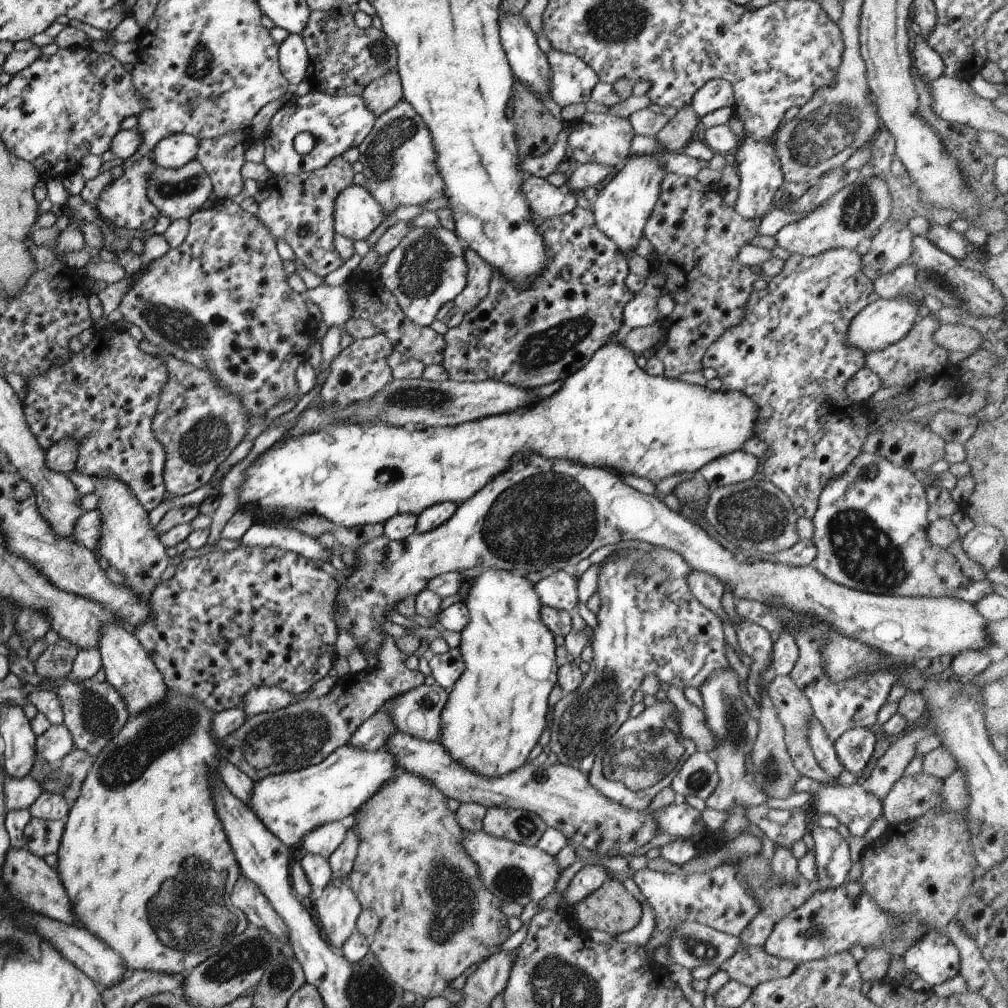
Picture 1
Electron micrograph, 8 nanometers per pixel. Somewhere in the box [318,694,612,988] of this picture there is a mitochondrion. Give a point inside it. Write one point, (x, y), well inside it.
(455, 902)

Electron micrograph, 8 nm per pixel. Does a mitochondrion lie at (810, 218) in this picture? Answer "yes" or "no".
no

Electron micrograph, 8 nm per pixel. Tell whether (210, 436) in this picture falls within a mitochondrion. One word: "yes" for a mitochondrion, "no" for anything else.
yes

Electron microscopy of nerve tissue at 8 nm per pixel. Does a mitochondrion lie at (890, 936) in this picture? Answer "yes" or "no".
yes

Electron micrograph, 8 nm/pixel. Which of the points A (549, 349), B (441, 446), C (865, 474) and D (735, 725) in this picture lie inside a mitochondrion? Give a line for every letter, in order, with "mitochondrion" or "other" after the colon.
A: mitochondrion
B: other
C: other
D: mitochondrion

